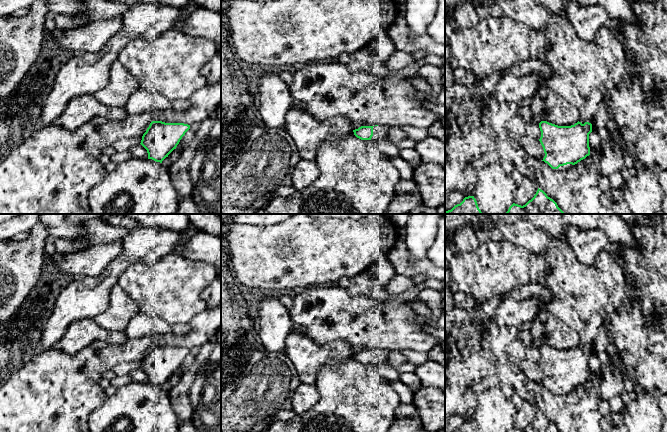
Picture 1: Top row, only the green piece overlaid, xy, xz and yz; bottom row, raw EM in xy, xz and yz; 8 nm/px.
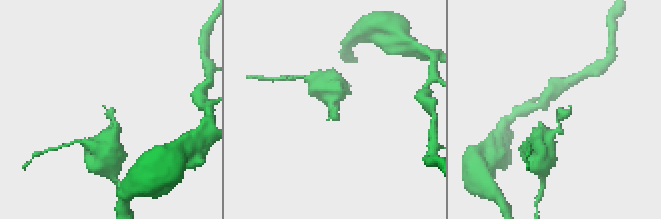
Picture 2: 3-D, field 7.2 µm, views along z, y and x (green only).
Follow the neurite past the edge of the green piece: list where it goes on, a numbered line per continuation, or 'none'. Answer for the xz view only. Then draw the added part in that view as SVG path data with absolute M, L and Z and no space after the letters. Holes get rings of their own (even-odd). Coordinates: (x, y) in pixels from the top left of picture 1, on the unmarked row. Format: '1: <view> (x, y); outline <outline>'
1: xz (380, 356); outline M378 349L373 351L373 360L371 365L381 366L388 364L389 351L386 349Z

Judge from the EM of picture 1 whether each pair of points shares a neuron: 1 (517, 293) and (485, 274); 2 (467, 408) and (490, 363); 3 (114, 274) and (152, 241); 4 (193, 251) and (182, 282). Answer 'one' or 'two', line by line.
1: two
2: one
3: one
4: two

